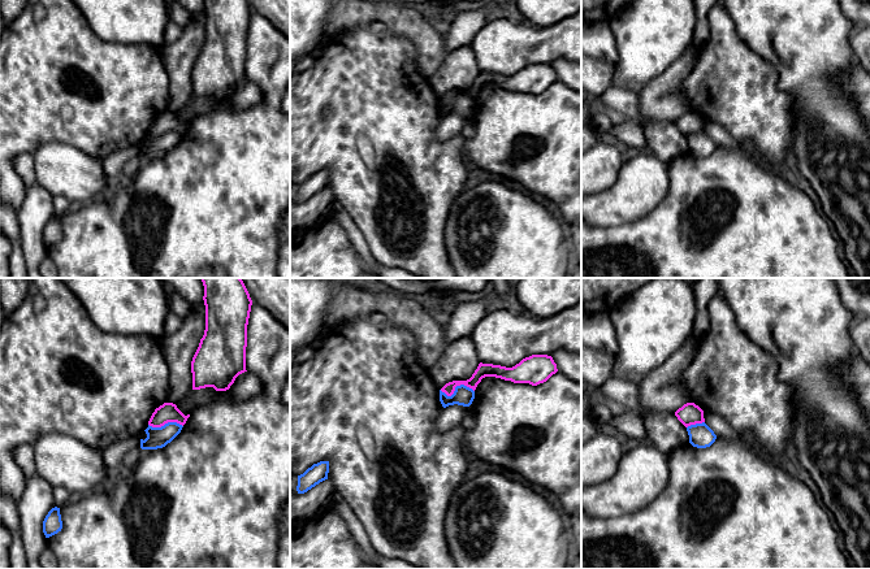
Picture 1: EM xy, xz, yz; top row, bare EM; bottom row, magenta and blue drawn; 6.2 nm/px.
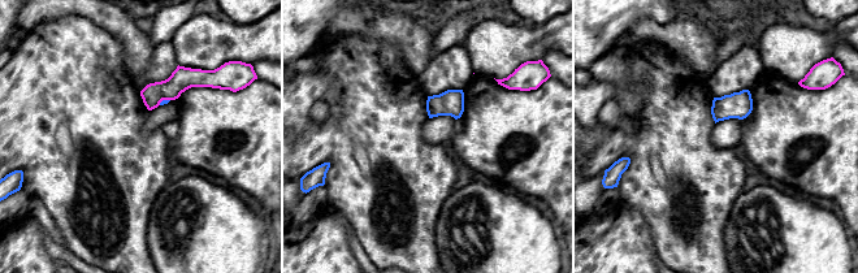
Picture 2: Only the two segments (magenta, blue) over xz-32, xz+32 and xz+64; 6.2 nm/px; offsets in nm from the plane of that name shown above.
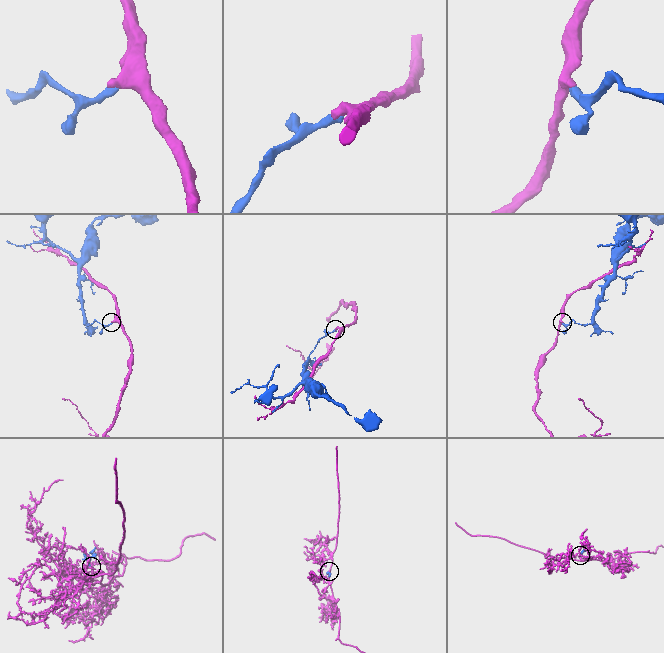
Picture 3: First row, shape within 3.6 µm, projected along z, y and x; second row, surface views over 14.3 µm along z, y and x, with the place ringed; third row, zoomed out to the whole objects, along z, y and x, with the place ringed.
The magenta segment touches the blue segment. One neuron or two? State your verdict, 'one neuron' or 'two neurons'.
two neurons

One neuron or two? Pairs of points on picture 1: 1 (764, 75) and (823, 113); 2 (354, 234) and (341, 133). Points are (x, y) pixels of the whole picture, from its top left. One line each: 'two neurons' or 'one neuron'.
1: two neurons
2: two neurons

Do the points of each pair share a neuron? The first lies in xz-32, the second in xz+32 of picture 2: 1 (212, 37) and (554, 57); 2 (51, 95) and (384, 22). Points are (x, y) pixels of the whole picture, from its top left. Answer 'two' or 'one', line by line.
1: two
2: two

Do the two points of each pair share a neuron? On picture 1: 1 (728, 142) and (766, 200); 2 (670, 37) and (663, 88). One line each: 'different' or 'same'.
1: different
2: different

